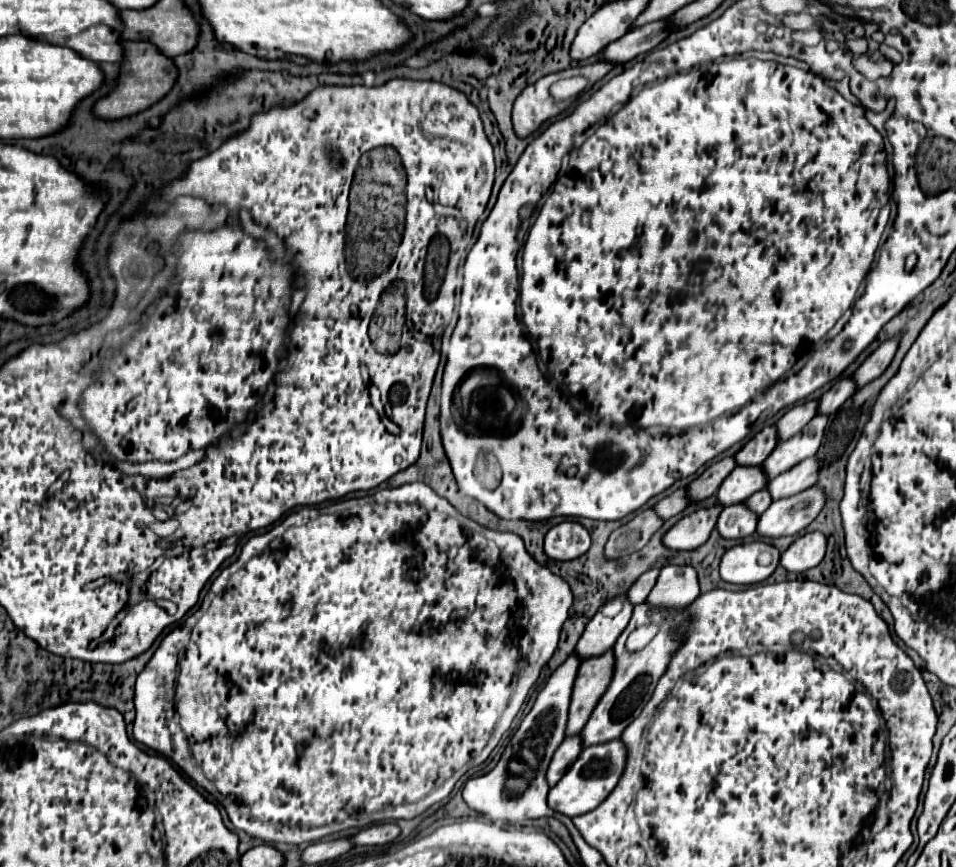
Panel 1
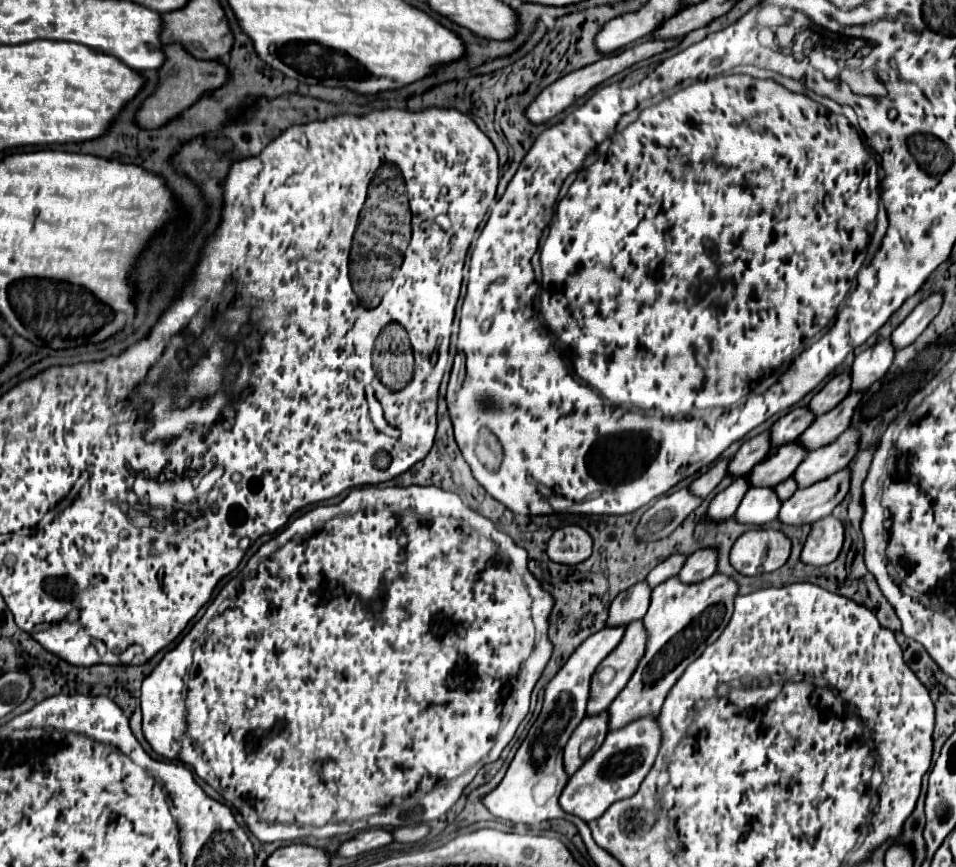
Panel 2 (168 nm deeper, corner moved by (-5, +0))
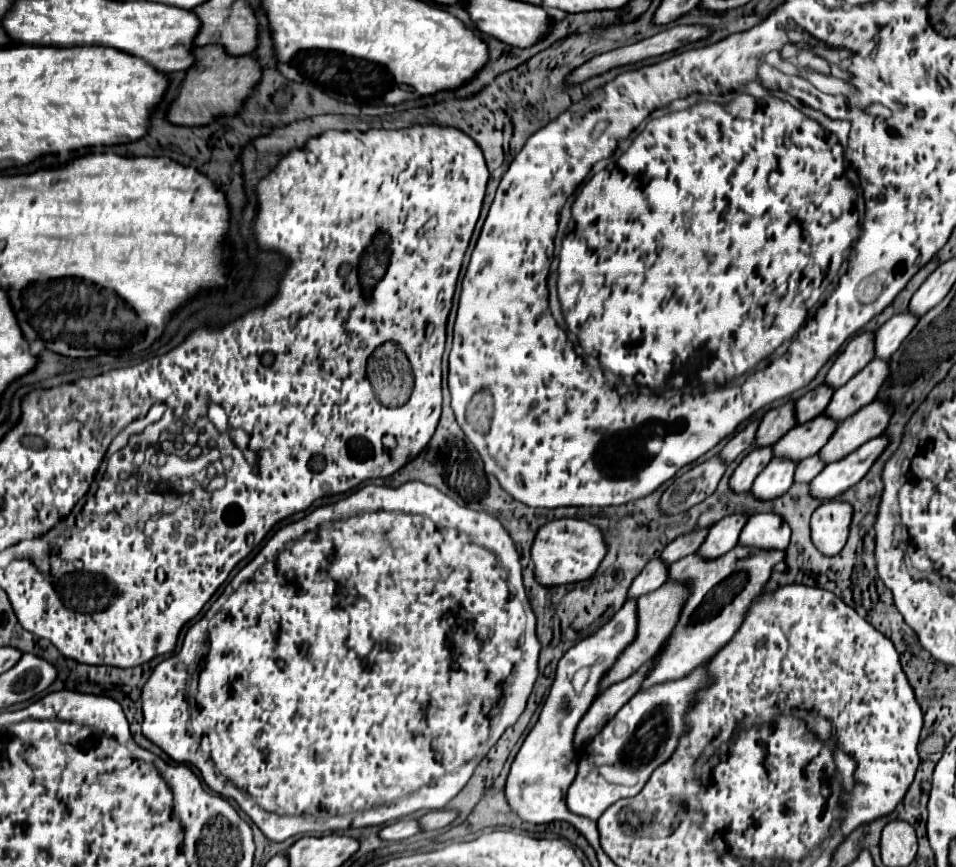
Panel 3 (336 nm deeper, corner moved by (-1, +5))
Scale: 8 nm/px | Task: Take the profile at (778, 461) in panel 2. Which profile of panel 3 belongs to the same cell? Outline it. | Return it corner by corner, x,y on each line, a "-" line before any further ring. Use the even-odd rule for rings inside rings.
824,414
816,416
814,420
802,426
794,426
776,444
772,444
774,458
786,458
798,462
802,458
814,456
826,444
826,438
830,438
836,426
838,424
834,424
834,420
826,418

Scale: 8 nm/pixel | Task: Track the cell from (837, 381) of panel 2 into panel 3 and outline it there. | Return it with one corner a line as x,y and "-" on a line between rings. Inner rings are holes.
864,332
864,334
852,338
848,342
848,346
834,360
834,364
832,364
832,368
830,368
828,376
826,376
826,384
832,390
844,386
852,376
856,376
874,358
872,340
874,340
874,334
872,332

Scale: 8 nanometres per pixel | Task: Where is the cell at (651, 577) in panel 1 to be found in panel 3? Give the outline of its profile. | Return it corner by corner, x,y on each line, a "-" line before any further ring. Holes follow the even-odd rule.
698,530
698,534
678,536
674,542
670,542
670,544
664,548
660,560
662,560
664,564
672,564
672,562
676,562
676,560
680,560
680,558
686,558
688,554
694,554
694,552
698,550
698,546
704,542
706,532
708,532
708,530

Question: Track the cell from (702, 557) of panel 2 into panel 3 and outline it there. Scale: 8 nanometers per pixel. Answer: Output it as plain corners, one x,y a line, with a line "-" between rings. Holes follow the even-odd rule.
730,516
730,518
724,518
722,522
714,524
696,554
702,560
716,560
722,554
730,552
736,546
738,534
744,524
746,524
746,516

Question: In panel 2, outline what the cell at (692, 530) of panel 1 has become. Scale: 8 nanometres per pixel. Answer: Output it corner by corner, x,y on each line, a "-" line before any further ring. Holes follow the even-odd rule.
742,475
742,477
734,477
732,485
728,489
724,489
722,493
718,493
712,503
710,503
710,517
714,519
726,519
730,515
734,515
734,511
738,509
738,503
742,501
744,493
750,489
750,481
748,481
748,475

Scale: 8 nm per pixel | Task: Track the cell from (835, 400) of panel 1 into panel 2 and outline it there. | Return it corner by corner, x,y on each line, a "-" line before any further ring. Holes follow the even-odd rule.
880,339
874,347
862,351
852,365
852,389
864,391
878,381
894,361
894,347
890,339

